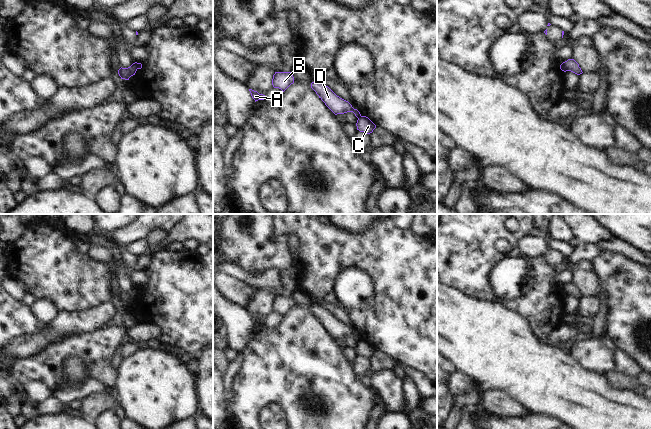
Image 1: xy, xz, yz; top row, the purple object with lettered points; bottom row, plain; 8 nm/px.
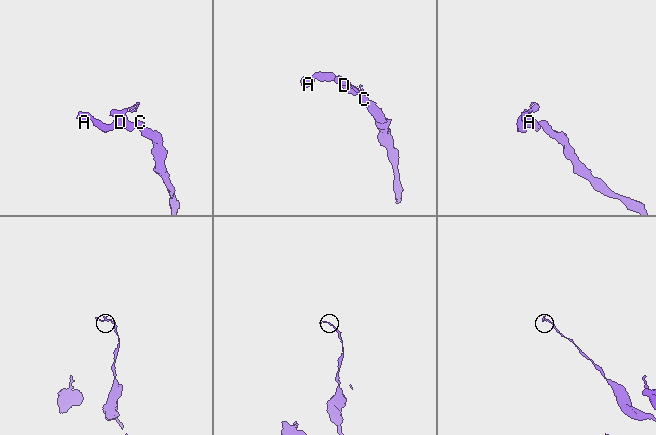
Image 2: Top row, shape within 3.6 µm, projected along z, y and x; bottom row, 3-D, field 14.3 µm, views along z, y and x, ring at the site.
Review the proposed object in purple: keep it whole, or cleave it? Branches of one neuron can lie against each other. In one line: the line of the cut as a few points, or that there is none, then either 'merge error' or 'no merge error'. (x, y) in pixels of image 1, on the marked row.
cut in xz along (360, 115), (358, 118); merge error

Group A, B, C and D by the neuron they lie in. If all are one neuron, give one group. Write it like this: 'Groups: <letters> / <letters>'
Groups: A B D / C

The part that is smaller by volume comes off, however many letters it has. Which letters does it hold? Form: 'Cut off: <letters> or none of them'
Cut off: A, B, D

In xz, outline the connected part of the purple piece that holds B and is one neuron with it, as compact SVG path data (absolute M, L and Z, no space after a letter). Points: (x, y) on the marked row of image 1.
M275 72L272 79L272 85L274 88L279 88L283 92L294 83L294 77L292 72Z

